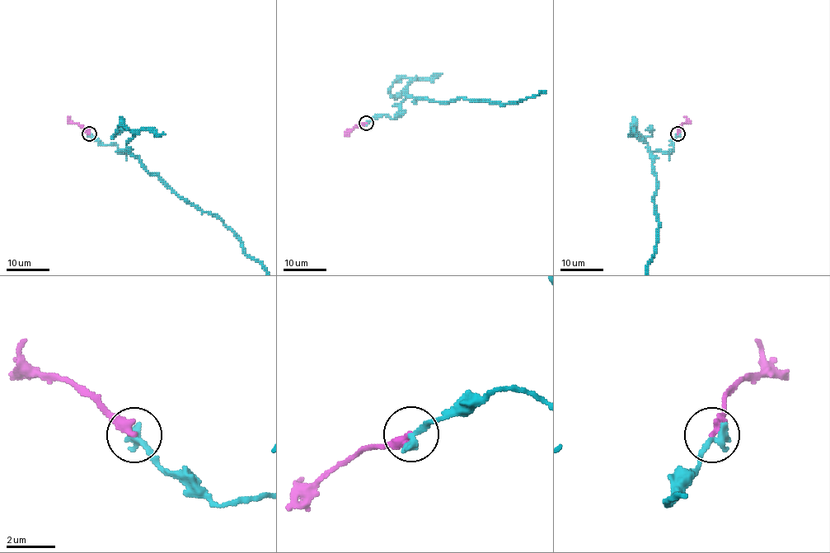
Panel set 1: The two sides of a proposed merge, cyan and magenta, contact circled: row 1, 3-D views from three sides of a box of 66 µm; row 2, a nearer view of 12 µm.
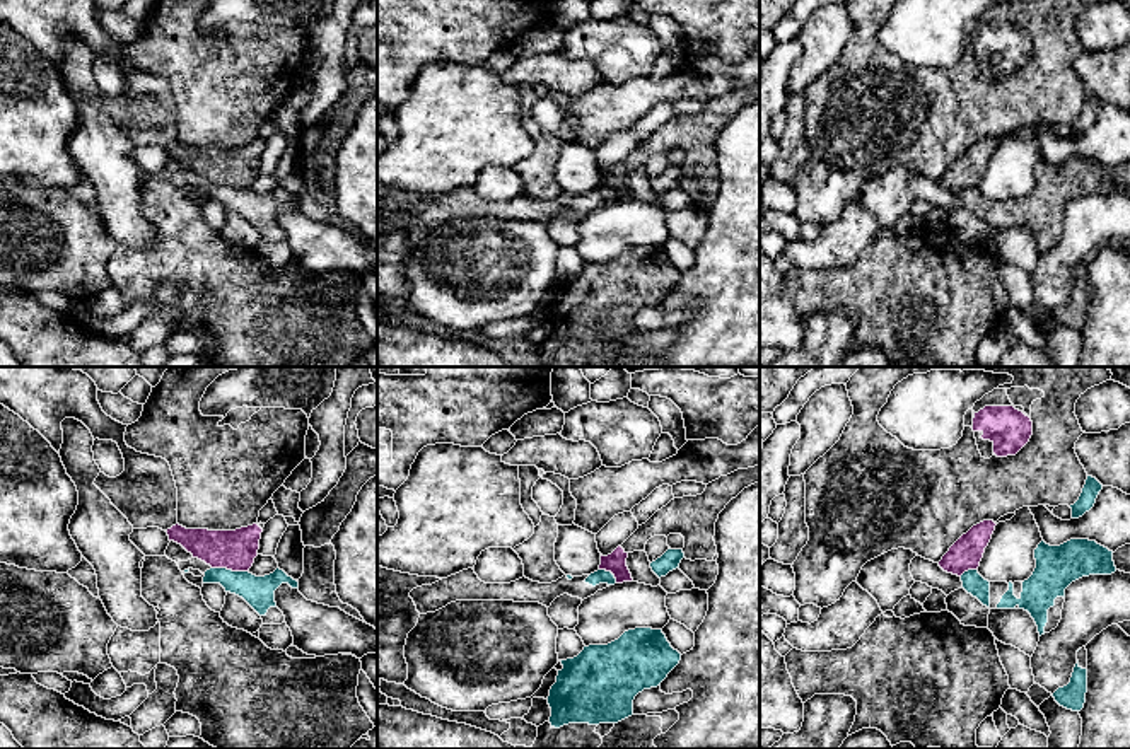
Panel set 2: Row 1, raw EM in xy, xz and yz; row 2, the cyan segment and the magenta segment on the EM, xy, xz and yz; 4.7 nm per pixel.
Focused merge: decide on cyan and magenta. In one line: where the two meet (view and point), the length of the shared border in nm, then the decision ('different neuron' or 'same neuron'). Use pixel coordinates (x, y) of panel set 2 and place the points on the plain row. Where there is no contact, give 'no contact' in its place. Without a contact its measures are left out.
xy (231, 188) | 180 nm | different neuron

